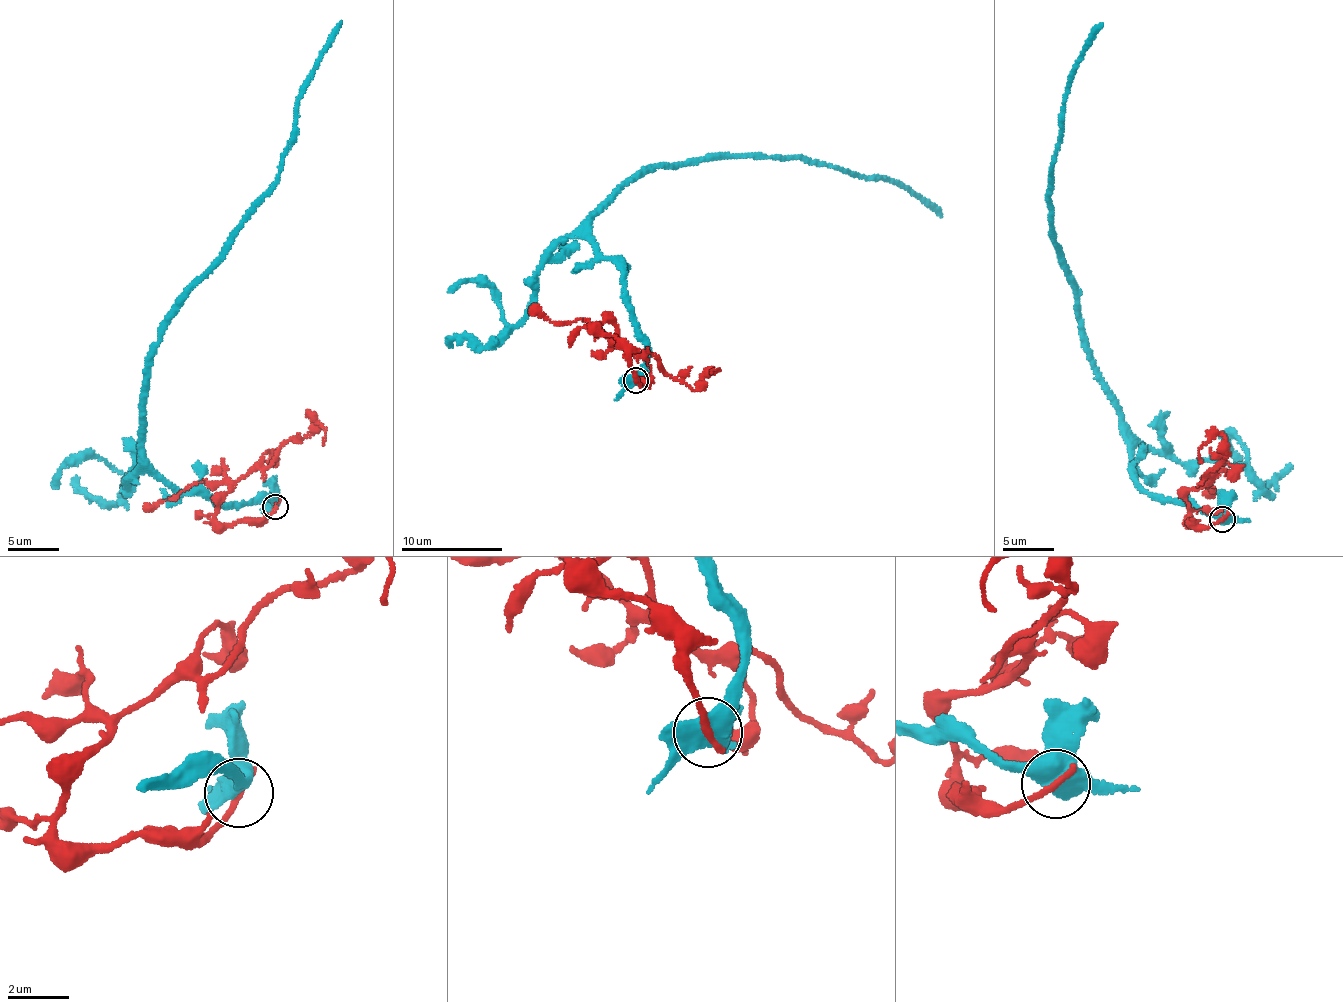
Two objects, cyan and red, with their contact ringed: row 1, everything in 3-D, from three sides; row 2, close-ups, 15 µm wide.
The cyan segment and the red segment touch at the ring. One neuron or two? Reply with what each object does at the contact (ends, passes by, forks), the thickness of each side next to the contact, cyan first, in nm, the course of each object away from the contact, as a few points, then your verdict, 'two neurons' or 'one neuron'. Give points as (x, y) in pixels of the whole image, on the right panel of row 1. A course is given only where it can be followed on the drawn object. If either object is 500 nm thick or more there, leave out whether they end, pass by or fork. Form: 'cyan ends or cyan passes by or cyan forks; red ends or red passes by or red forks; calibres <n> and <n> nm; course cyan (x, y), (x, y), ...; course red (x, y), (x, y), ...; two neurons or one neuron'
calibres 500 and 240 nm; course cyan (1223, 518), (1144, 493), (1051, 227), (1064, 95), (1102, 23); course red (1223, 518), (1189, 521), (1187, 497), (1229, 452), (1221, 435), (1198, 450), (1202, 462); two neurons

